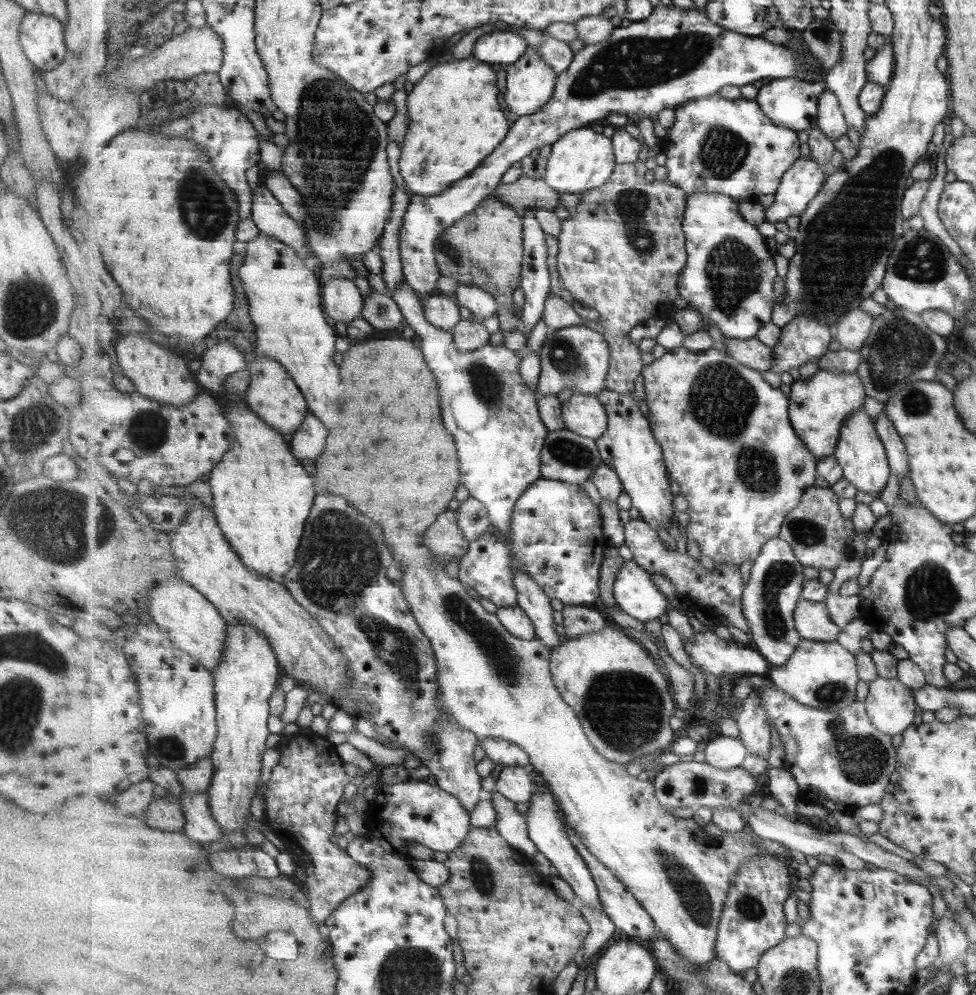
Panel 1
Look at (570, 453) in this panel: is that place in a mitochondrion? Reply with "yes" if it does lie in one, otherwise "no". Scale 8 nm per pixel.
yes

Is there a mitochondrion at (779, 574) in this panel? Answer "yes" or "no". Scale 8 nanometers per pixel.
yes

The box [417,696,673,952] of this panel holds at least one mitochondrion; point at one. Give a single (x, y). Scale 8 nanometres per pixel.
(481, 873)

